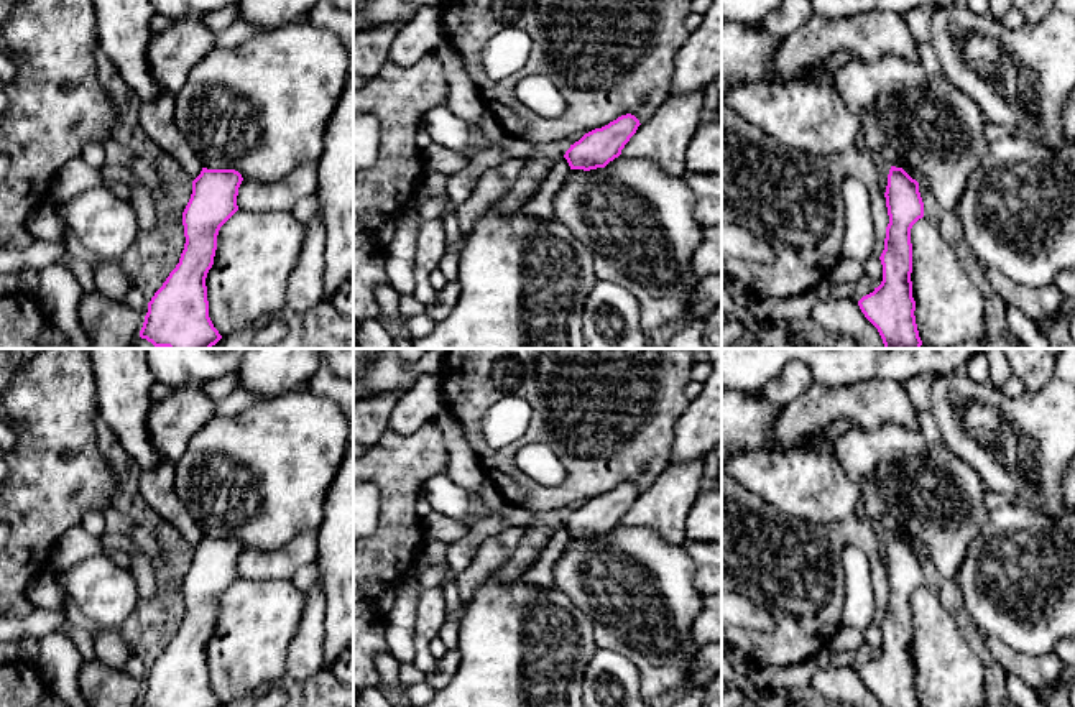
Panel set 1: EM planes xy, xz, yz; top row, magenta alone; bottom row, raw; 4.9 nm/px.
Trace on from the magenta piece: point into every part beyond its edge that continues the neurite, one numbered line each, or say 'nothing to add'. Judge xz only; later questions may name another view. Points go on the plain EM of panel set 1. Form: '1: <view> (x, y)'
nothing to add

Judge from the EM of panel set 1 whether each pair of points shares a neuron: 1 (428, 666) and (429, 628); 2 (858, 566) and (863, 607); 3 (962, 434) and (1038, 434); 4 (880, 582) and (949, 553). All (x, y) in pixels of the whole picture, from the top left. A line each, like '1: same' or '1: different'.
1: same
2: same
3: same
4: different

